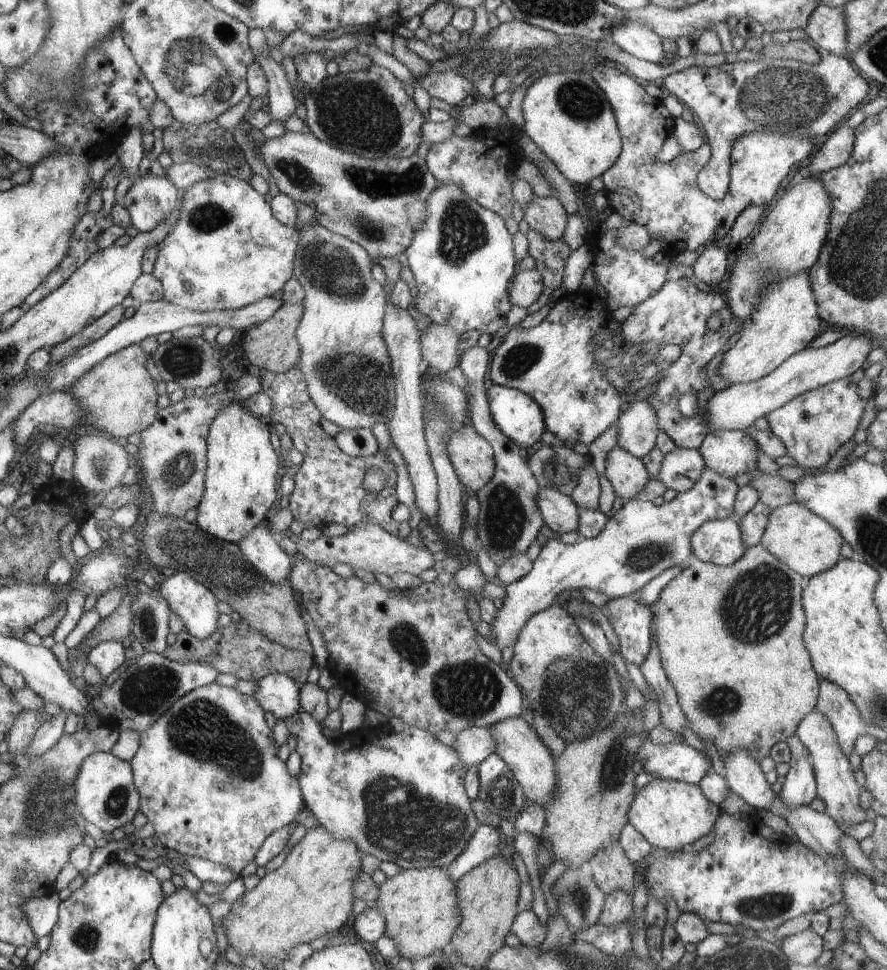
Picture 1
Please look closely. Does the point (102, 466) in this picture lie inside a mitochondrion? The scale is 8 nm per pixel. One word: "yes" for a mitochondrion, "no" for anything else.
yes

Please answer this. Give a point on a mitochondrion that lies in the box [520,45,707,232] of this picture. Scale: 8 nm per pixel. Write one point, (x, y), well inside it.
(577, 100)

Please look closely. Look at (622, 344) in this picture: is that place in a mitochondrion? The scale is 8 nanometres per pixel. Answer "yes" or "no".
no

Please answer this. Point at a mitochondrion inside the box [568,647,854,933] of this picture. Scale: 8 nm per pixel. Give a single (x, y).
(772, 905)

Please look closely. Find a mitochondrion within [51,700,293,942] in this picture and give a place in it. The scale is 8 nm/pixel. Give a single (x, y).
(118, 801)

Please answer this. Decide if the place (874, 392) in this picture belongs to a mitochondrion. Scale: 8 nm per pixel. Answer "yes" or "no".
no

